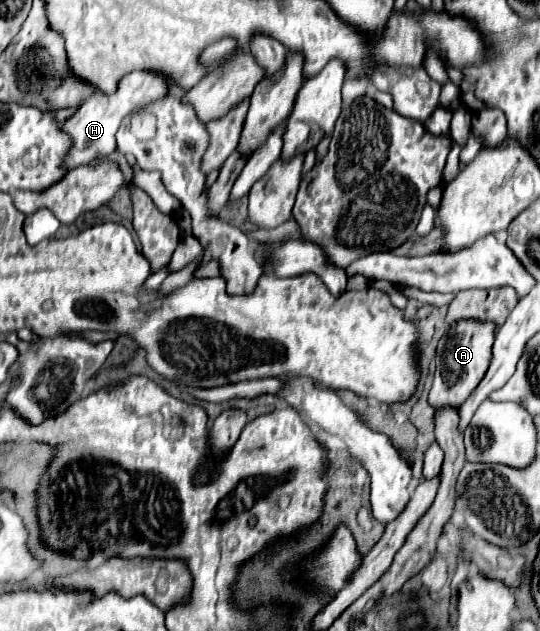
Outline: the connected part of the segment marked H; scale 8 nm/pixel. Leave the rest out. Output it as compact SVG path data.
M131 71L119 79L115 95L93 95L91 99L87 99L77 109L77 113L63 123L63 131L73 137L73 151L69 151L69 159L65 159L67 169L87 165L101 155L113 153L117 147L115 133L125 115L129 115L137 107L145 107L145 103L151 103L153 99L165 97L169 83L171 79L161 71Z

